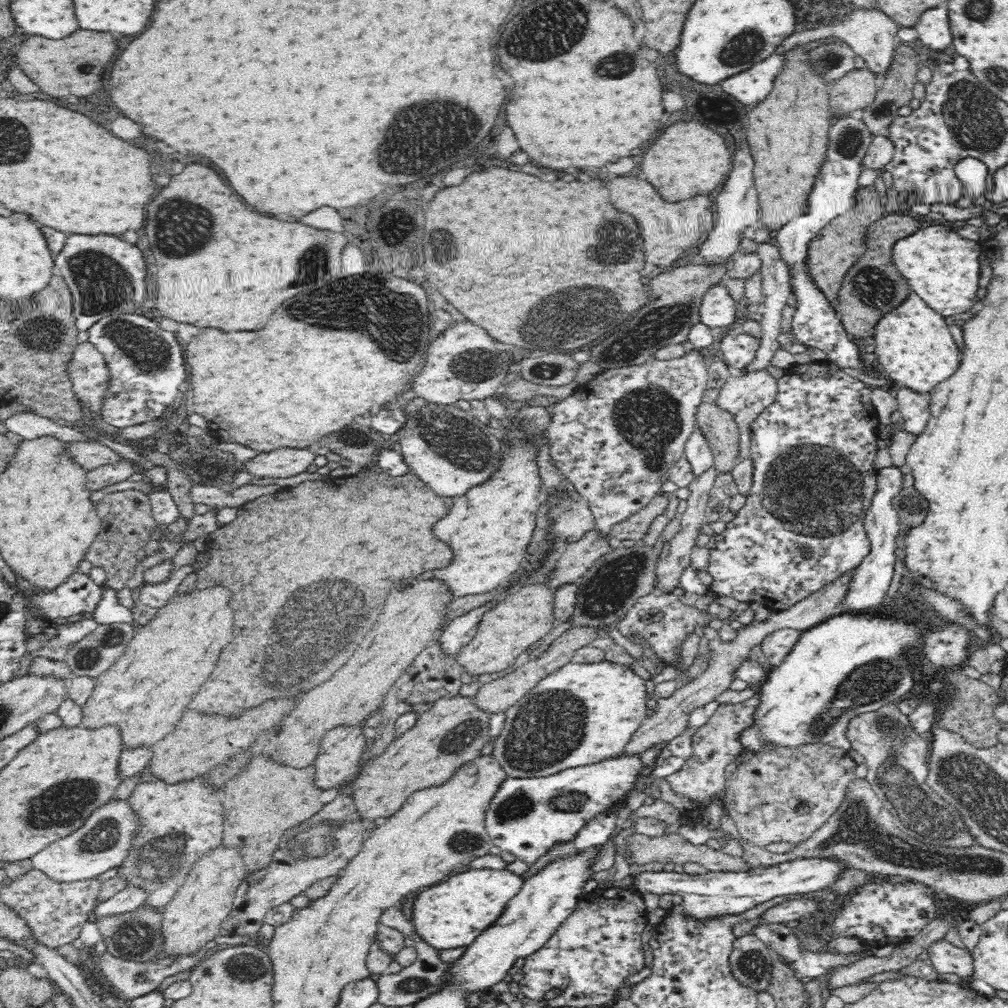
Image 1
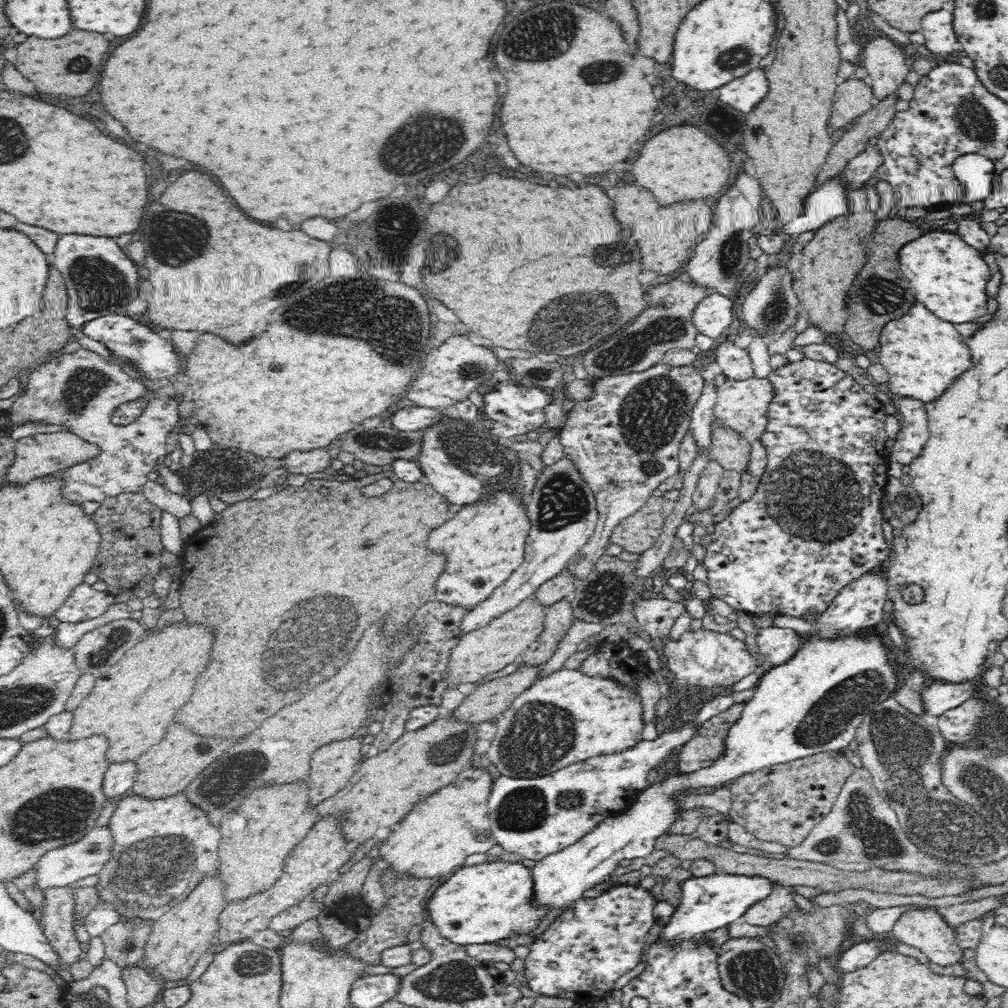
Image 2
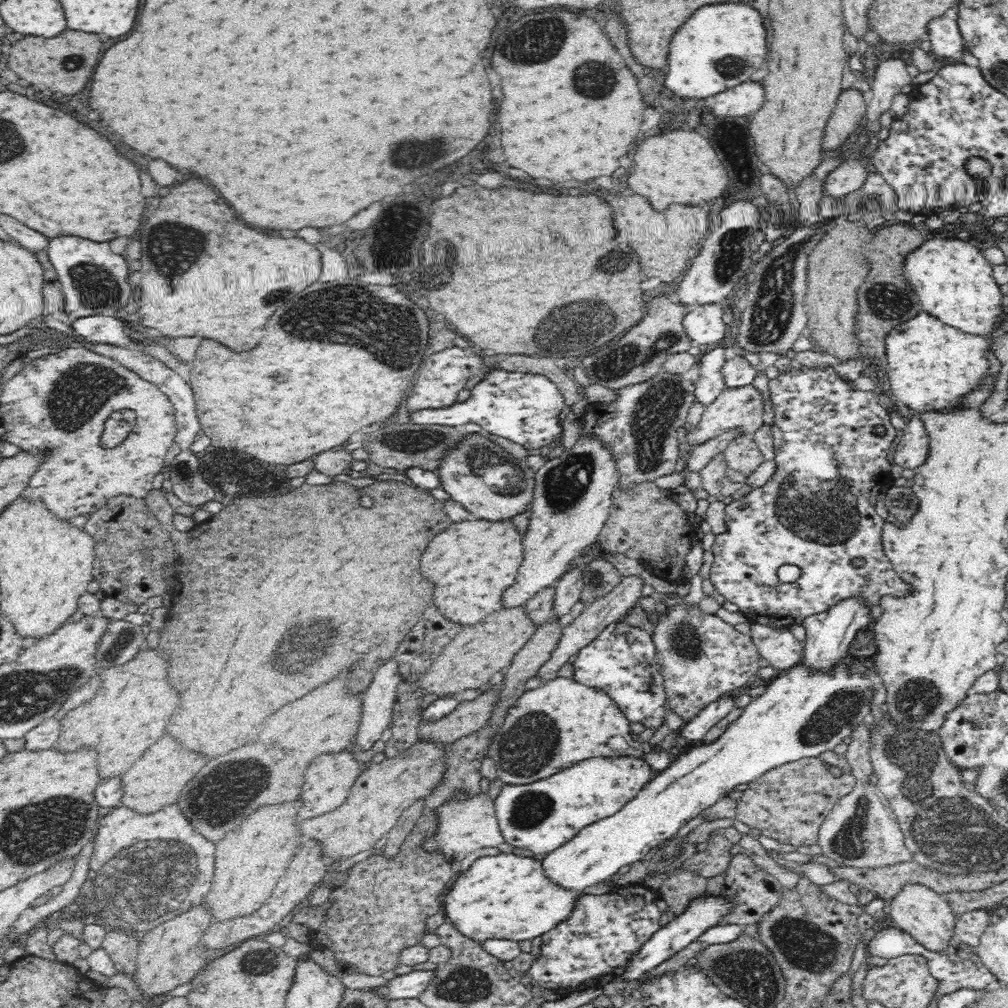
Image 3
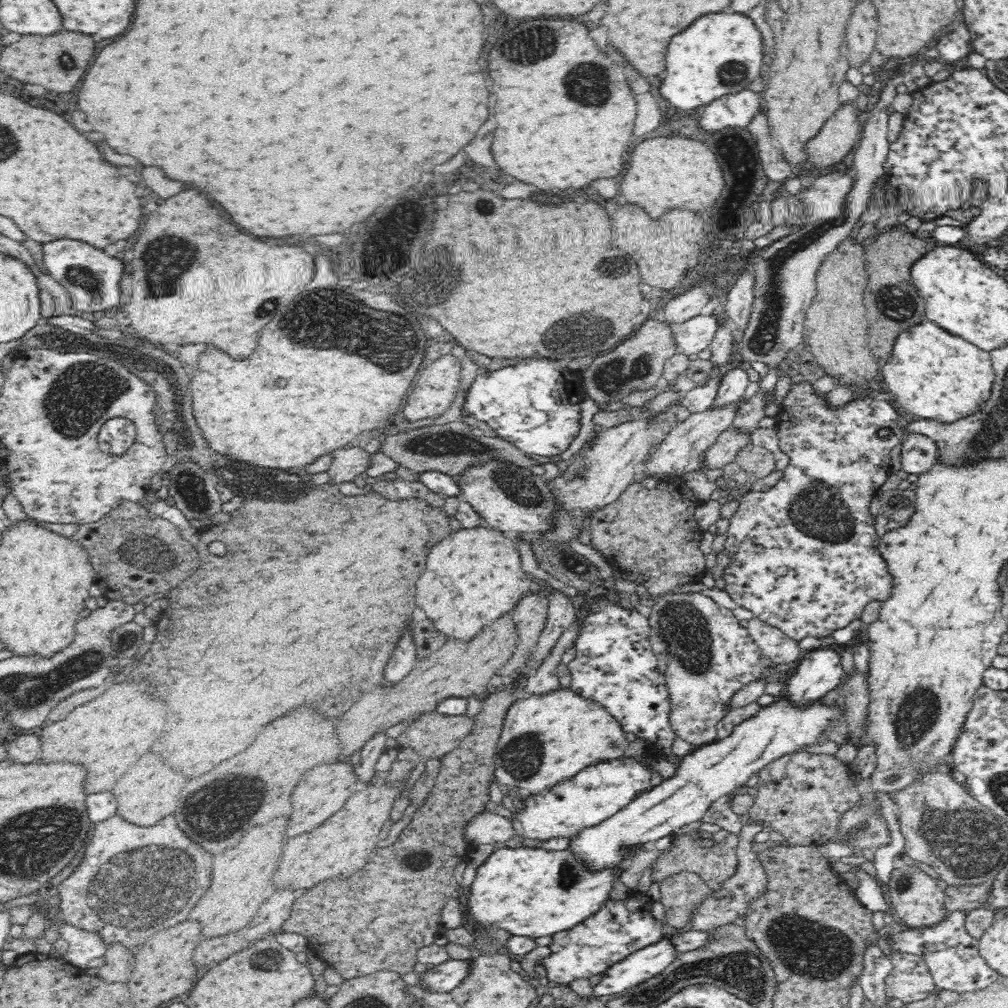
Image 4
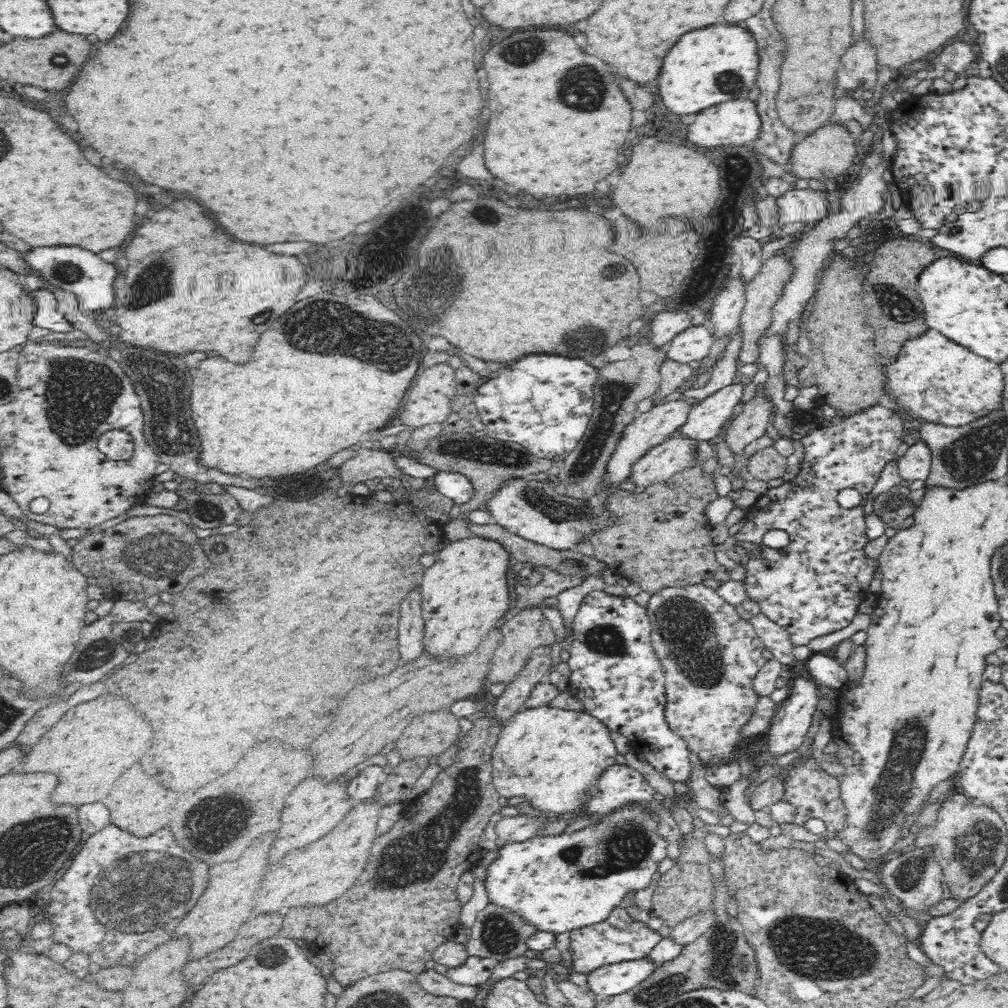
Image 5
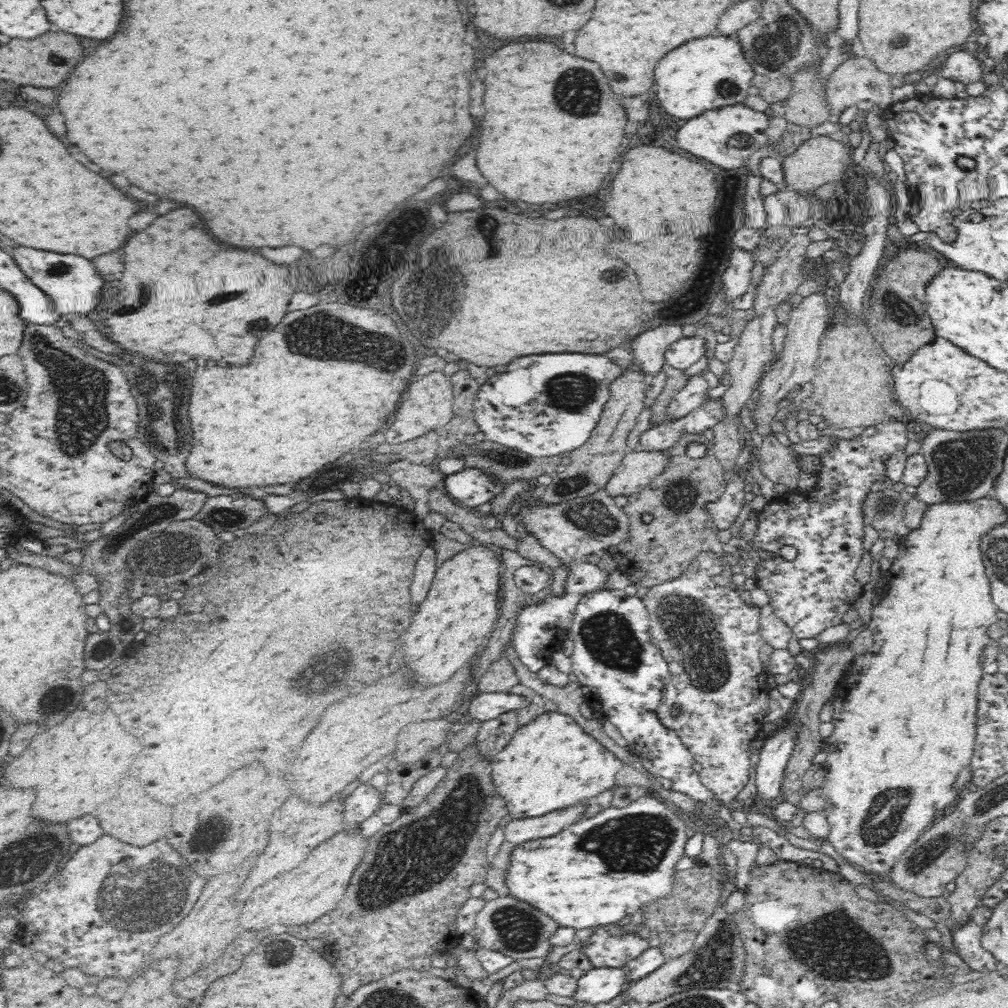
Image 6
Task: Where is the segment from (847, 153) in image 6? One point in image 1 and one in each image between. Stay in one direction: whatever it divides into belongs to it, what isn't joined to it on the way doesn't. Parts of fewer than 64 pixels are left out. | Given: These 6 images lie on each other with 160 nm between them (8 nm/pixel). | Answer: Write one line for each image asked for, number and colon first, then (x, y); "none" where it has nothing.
1: (857, 89)
2: (854, 98)
3: (849, 112)
4: (839, 134)
5: (829, 151)

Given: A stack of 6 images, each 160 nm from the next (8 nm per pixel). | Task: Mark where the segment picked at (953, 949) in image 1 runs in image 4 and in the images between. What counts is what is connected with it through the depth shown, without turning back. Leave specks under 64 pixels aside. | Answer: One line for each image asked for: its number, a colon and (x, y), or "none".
2: (924, 927)
3: (924, 913)
4: (917, 900)

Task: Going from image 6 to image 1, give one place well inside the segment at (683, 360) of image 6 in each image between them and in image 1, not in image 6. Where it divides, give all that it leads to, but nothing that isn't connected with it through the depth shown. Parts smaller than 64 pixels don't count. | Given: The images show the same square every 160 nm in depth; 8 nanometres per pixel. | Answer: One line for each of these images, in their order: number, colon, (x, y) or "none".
1: (718, 309)
2: (713, 314)
3: (707, 324)
4: (695, 335)
5: (694, 343)

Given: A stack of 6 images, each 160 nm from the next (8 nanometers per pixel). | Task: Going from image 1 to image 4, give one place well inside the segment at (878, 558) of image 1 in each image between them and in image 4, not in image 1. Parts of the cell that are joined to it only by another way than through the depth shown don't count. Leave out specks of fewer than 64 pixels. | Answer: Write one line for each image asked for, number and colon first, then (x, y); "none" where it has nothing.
2: (859, 605)
3: (828, 635)
4: (818, 671)

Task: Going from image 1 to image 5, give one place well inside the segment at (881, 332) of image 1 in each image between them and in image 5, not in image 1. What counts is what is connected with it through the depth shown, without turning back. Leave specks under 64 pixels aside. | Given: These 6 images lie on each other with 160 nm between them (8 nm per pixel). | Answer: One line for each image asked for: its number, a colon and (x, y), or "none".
2: (924, 356)
3: (931, 367)
4: (933, 374)
5: (941, 382)

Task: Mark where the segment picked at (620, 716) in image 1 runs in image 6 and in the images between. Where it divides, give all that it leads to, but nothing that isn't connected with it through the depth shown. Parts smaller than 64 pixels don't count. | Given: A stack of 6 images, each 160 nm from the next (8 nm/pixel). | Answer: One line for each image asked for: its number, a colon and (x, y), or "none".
2: (566, 717)
3: (551, 728)
4: (545, 740)
5: (552, 758)
6: (551, 763)

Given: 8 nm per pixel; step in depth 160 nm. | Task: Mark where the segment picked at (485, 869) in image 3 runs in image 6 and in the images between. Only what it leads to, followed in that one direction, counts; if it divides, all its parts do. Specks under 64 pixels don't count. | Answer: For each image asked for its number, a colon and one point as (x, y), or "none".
4: (532, 892)
5: (578, 879)
6: (571, 875)

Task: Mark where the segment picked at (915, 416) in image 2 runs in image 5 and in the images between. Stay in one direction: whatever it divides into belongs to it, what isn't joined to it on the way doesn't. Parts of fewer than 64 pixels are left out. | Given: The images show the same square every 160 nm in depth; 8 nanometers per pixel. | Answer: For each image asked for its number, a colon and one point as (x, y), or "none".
3: (912, 448)
4: (918, 453)
5: (915, 463)

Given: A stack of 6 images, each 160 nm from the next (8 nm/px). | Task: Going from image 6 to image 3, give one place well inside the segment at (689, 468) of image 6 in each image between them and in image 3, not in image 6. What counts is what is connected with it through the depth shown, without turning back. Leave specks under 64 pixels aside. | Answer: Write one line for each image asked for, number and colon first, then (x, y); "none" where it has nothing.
3: (646, 523)
4: (654, 534)
5: (661, 538)

